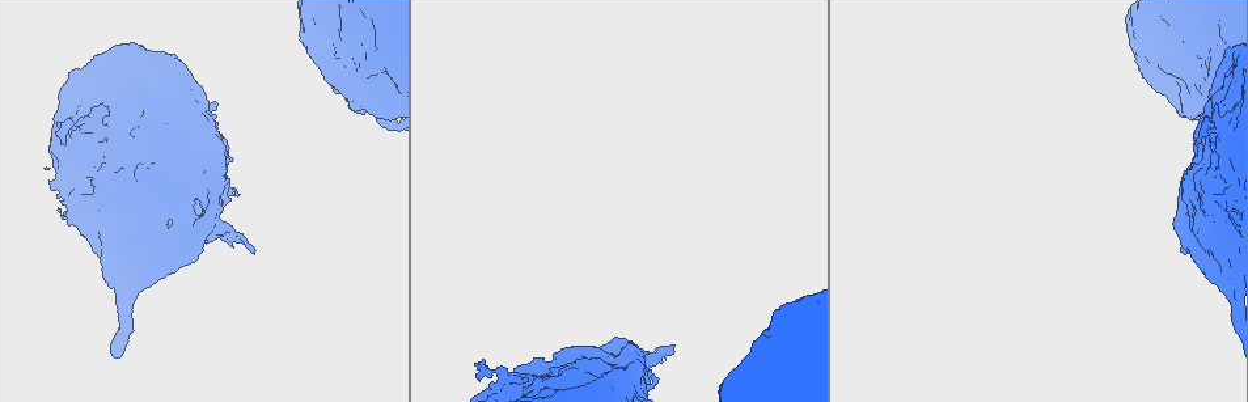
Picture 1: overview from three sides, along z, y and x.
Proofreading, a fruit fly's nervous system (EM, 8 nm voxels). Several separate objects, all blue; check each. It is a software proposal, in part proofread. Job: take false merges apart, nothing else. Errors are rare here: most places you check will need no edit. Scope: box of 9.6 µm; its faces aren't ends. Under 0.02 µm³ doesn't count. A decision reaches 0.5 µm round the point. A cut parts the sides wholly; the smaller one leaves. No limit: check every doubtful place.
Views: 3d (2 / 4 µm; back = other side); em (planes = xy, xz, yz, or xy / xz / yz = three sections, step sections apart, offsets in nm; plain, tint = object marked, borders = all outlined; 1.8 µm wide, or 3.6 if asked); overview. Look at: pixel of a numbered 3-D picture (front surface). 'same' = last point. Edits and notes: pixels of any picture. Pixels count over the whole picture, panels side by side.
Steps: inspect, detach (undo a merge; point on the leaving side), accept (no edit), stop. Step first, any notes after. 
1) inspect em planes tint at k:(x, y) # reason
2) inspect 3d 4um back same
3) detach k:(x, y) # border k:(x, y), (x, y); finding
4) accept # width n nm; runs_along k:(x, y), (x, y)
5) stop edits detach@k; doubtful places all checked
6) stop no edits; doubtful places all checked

inspect 3d 4um at 1:(510, 386)

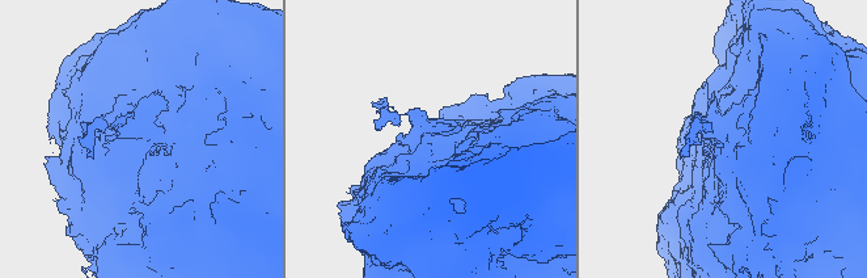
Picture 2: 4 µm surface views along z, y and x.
inspect em 3.6um xz step 8 tint at 2:(138, 131)

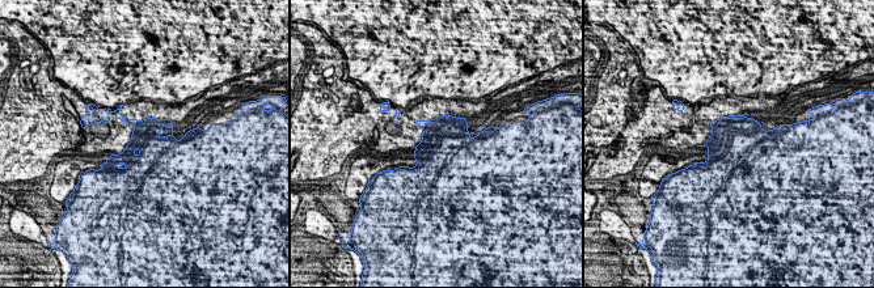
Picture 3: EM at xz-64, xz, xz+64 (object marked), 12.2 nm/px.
inspect em 3.6um yz step 4 tint same # another direction

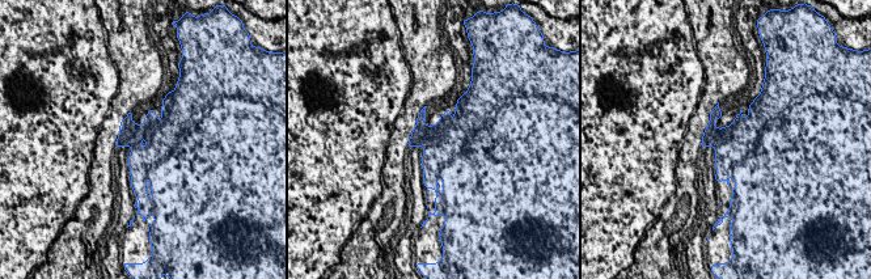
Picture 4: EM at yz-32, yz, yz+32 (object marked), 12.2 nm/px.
accept # width 550 nm; one neuron here

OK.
inspect 3d 4um at 1:(145, 227) # sudden change in width

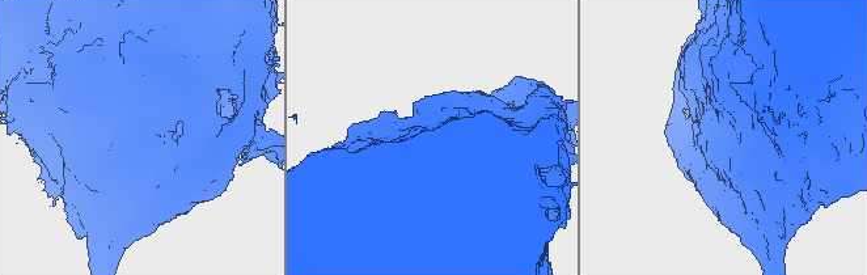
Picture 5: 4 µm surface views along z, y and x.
inspect em 3.6um planes plain at 5:(141, 139) # need the tissue

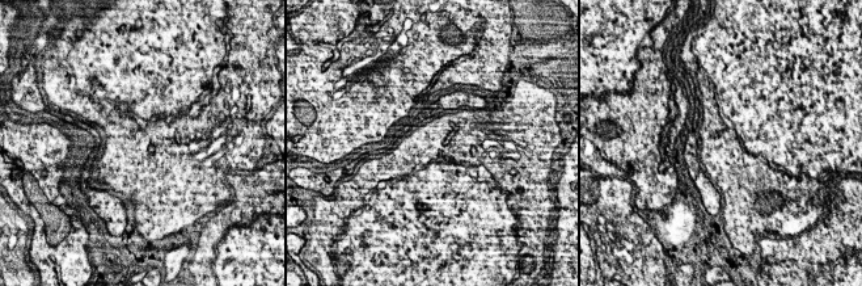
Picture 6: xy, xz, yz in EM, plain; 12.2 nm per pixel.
inspect em 3.6um planes tint same # with the object marked

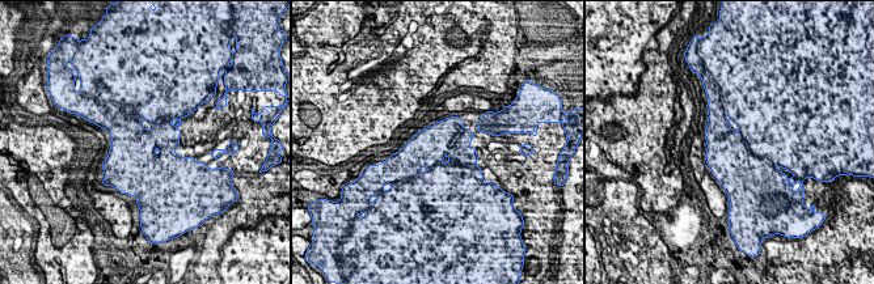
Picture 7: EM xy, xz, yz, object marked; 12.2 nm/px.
accept # all the same neuron

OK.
inspect em 3.6um planes borders at 1:(616, 351) # abrupt turn

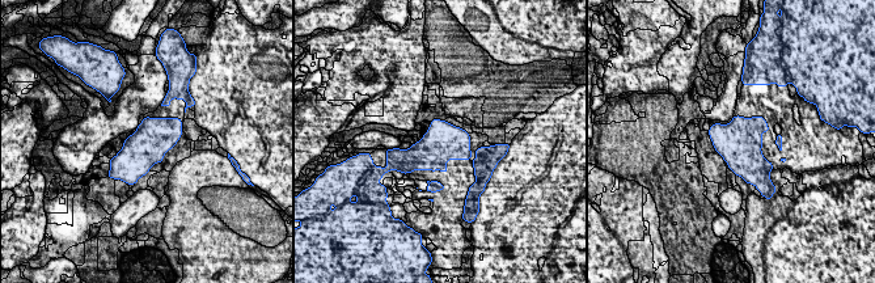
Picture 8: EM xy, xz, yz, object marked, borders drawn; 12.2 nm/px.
accept # all the same neuron

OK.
stop no edits; doubtful places all checked

